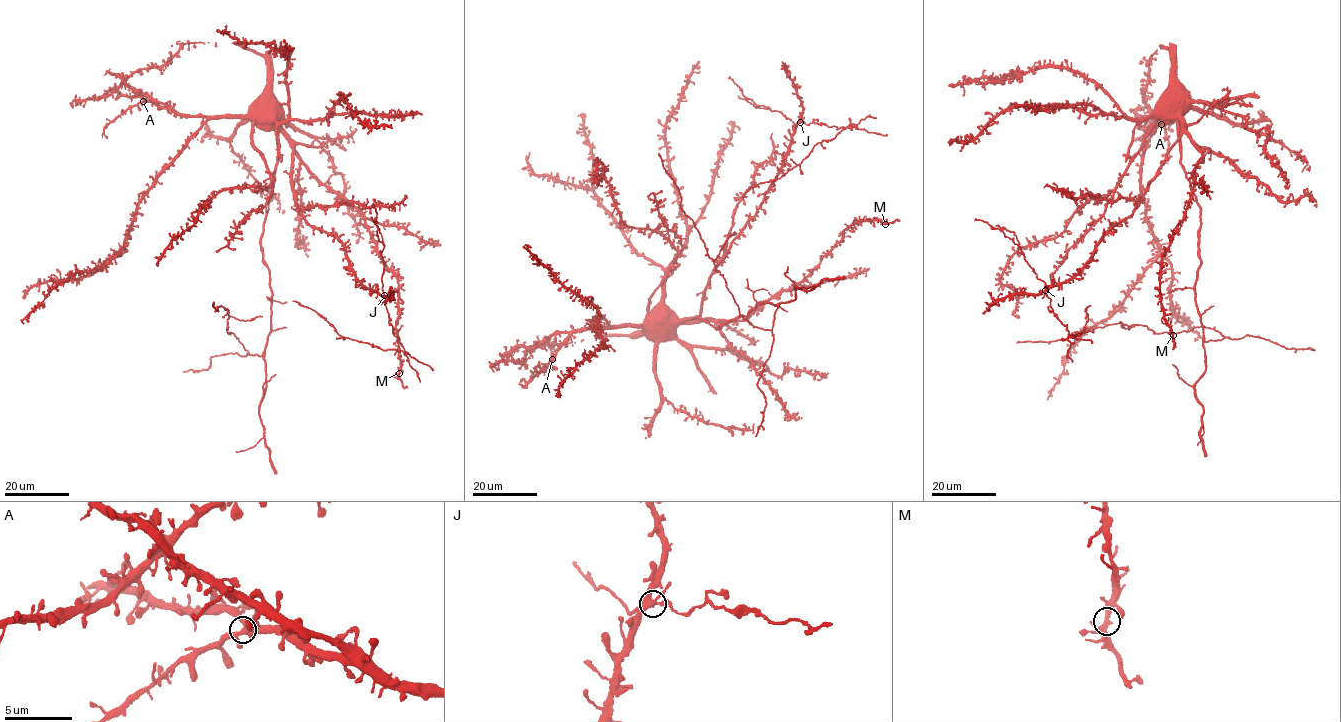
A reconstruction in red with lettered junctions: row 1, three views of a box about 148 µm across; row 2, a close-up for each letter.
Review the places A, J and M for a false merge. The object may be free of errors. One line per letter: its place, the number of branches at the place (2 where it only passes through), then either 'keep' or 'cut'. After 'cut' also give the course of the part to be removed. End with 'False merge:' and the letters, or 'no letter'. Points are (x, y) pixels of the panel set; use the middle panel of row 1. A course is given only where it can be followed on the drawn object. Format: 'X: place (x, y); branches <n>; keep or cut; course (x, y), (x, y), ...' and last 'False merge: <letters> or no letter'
A: place (552, 359); branches 5; keep
J: place (800, 122); branches 5; cut; course (800, 122), (848, 126), (835, 138), (816, 144), (800, 163), (779, 178), (752, 186), (743, 197)
M: place (885, 224); branches 4; keep
False merge: J

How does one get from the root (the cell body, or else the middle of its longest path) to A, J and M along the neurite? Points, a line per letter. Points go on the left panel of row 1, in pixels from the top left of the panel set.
A: (277, 134), (271, 129), (257, 127), (248, 118), (179, 114), (143, 101)
J: (277, 134), (280, 131), (292, 147), (290, 173), (302, 218), (336, 238), (357, 279), (367, 288), (385, 296)
M: (277, 134), (280, 131), (321, 184), (359, 211), (376, 246), (376, 253), (396, 276), (399, 373)

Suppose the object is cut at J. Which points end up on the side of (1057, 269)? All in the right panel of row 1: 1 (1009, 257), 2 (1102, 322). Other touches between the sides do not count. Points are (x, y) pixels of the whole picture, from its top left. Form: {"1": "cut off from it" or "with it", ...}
{"1": "with it", "2": "with it"}

